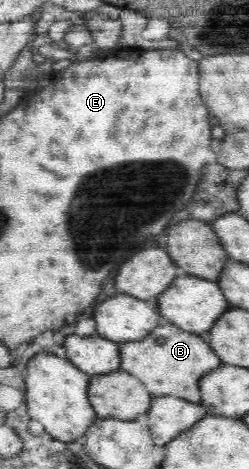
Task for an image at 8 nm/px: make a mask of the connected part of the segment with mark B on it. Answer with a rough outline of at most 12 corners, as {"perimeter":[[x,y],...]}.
{"perimeter":[[171,322],[122,343],[119,369],[154,397],[197,403],[223,364]]}

